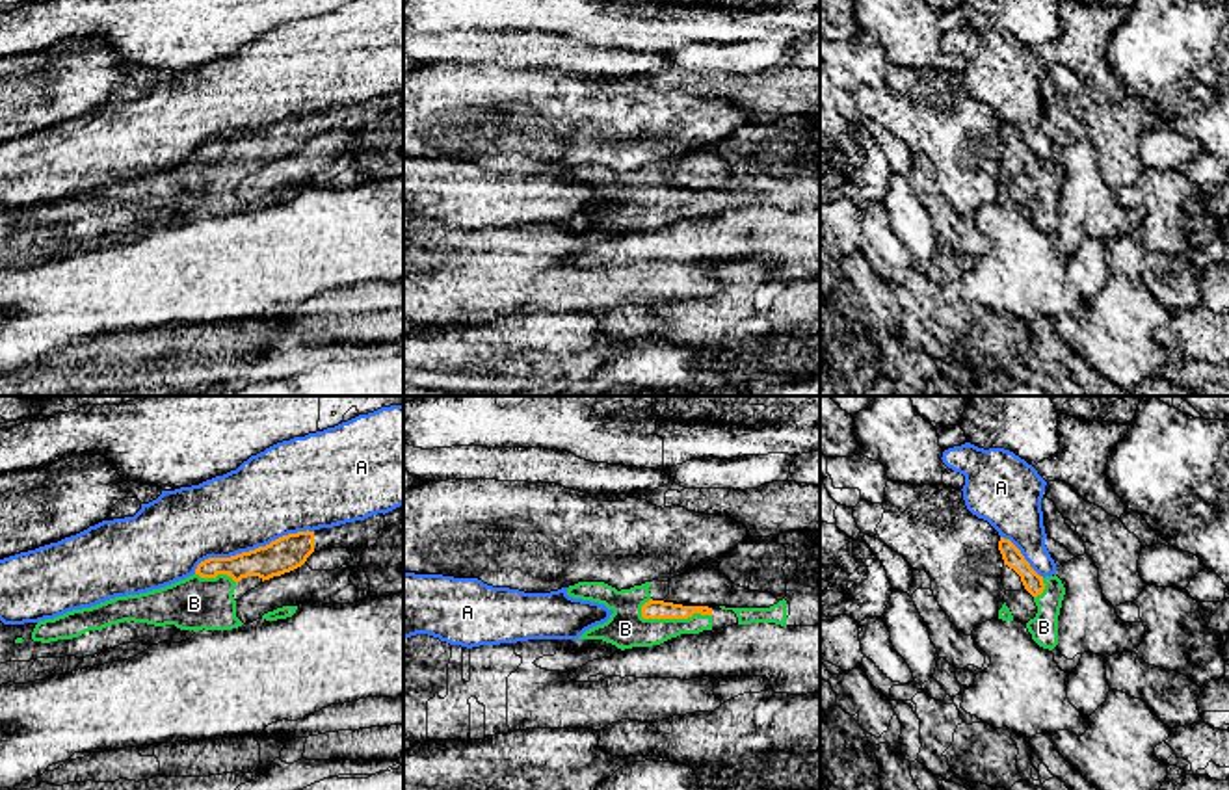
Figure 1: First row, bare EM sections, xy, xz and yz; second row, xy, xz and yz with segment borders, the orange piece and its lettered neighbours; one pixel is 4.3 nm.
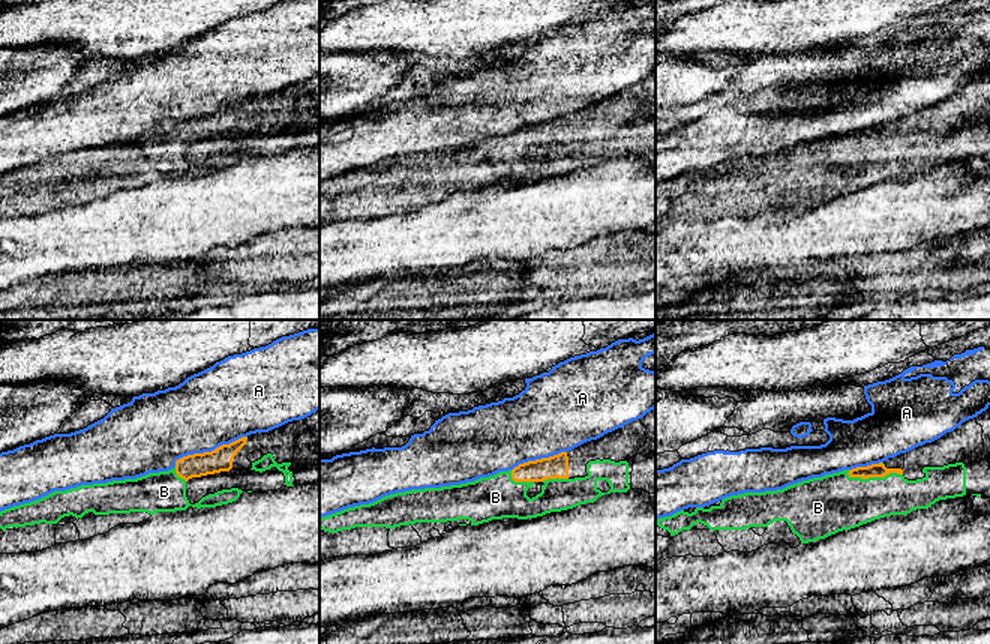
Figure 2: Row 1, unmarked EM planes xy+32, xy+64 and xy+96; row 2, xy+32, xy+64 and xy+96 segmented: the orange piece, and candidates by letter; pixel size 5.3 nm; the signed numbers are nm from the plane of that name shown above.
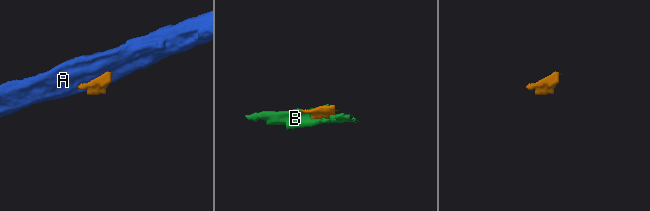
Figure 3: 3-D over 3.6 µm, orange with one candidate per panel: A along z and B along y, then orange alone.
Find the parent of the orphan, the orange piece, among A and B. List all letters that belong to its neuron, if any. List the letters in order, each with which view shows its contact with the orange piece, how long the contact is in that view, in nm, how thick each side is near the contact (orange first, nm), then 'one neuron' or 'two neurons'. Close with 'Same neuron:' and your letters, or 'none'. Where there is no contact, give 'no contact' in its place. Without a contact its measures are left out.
A: xy | 550 nm | 150/360 nm | two neurons
B: xz | 320 nm | 80/170 nm | one neuron
Same neuron: B

